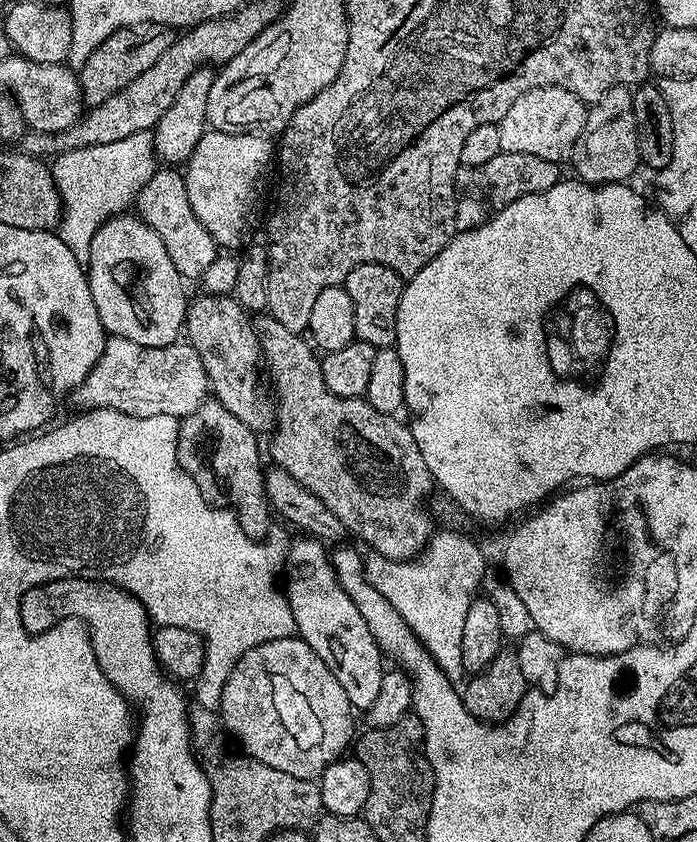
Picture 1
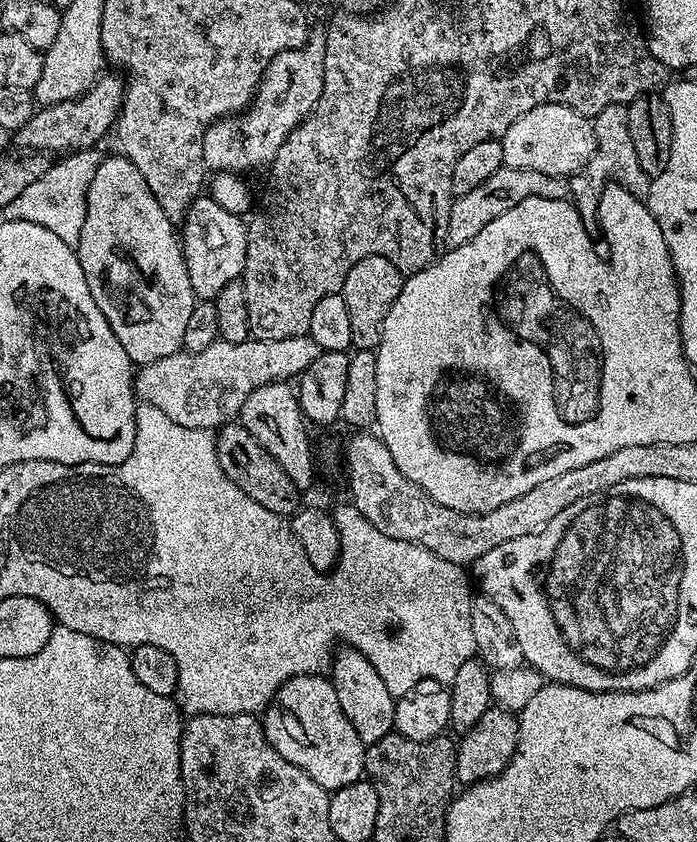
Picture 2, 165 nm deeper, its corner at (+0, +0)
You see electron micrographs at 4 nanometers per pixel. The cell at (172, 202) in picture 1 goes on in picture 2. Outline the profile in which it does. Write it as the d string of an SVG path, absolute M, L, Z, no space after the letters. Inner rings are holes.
M201 194L189 204L182 221L184 260L197 301L215 301L231 280L243 277L246 266L247 223L237 213L226 210L215 198L207 195Z

